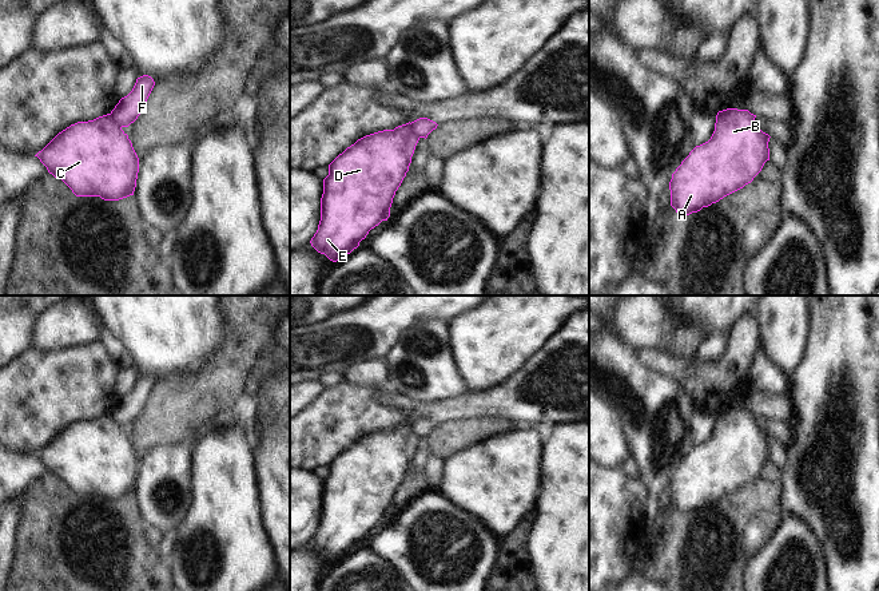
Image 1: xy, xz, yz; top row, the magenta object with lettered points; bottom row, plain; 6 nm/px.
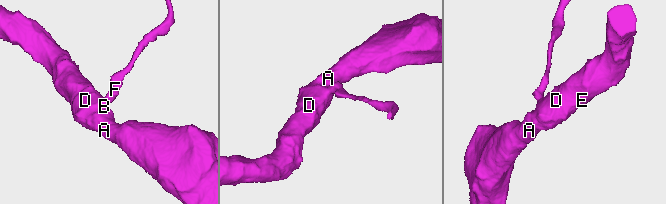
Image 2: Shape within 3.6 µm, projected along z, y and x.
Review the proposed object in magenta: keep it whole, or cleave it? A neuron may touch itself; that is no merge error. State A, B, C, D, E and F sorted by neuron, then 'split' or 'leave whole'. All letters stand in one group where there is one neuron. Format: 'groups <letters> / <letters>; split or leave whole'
groups A B C D E / F; split

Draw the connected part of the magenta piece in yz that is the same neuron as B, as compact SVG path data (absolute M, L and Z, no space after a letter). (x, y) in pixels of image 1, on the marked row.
M727 108L724 116L716 116L711 139L696 146L672 174L671 206L679 215L689 215L719 202L751 183L761 171L769 160L771 136L757 127L755 118L748 110L737 108Z

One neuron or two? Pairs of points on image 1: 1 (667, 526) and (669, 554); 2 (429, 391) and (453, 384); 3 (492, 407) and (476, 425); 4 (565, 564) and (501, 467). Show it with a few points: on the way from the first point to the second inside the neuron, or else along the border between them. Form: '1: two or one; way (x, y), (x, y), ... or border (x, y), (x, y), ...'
1: one; way (669, 532), (669, 547)
2: one; way (434, 385), (448, 384)
3: two; border (453, 419), (508, 417), (514, 421)
4: two; border (540, 478), (540, 492), (532, 508)

